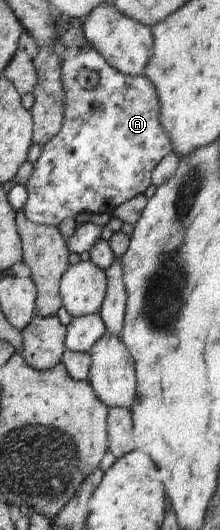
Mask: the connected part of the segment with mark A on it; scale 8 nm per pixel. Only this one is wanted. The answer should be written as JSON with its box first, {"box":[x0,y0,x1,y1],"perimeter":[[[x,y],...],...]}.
{"box":[22,47,173,227],"perimeter":[[[92,47],[69,48],[63,55],[61,76],[65,90],[63,126],[59,134],[43,146],[41,156],[33,163],[33,173],[25,184],[29,198],[22,209],[30,222],[53,227],[58,227],[67,219],[75,219],[83,212],[111,216],[115,208],[145,193],[152,184],[151,176],[157,164],[173,152],[169,134],[161,125],[159,96],[147,76],[129,76],[118,72]]]}

